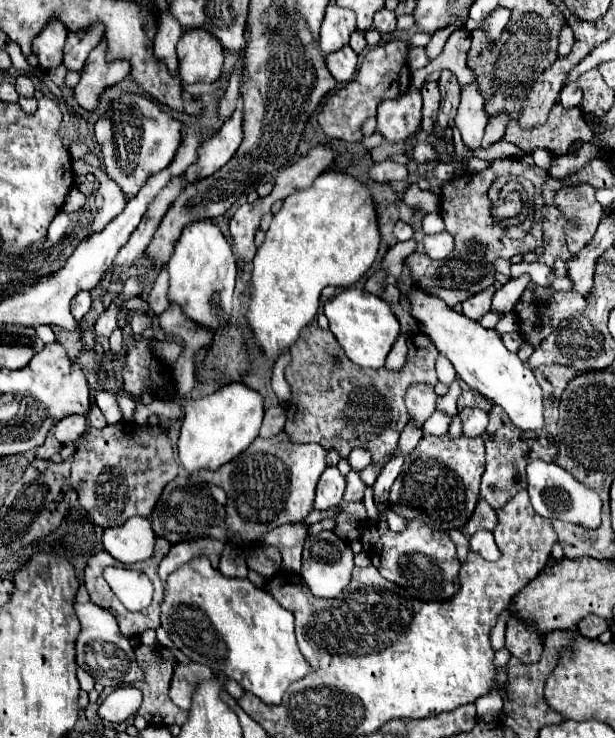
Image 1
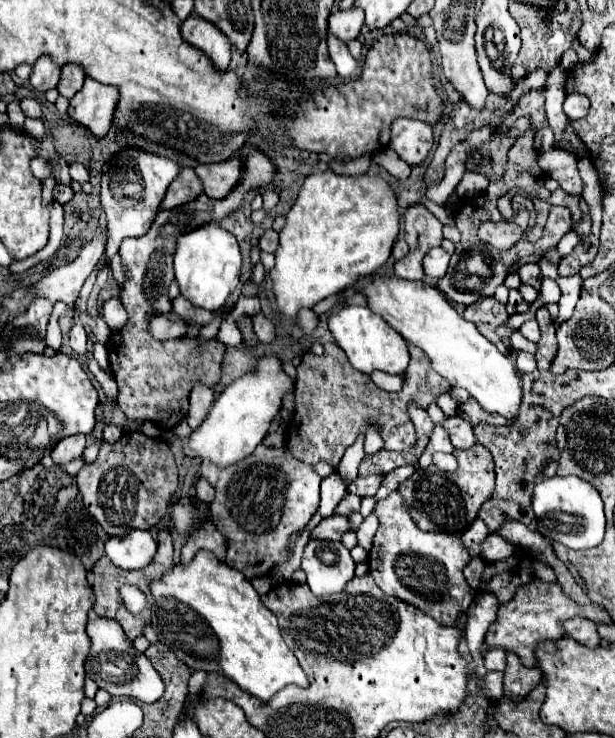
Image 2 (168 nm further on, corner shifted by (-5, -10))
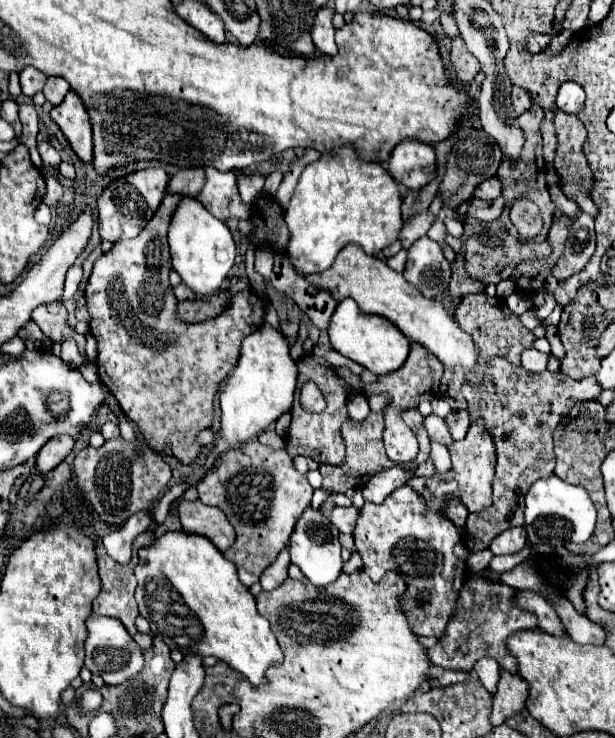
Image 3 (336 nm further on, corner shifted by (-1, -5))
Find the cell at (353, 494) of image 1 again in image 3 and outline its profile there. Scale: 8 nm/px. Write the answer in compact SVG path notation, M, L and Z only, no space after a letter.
M331 494L331 496L325 500L325 504L321 506L321 512L327 514L333 506L351 506L351 502L349 502L349 498L343 496L343 494Z

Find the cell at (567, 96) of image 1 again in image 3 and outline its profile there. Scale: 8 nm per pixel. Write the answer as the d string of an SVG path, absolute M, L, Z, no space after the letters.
M565 82L557 94L557 106L567 114L577 114L585 104L585 92L577 82Z

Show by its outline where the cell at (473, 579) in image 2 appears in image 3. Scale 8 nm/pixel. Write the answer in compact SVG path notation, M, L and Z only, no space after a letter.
M471 572L461 594L459 594L457 608L455 608L455 618L461 620L459 624L463 626L463 630L459 632L459 638L457 638L451 634L451 628L447 628L447 632L439 640L441 648L429 650L431 662L435 666L447 668L447 670L449 668L451 670L471 670L479 658L491 656L499 662L501 668L515 674L517 672L517 660L513 660L513 654L509 654L509 650L507 650L507 638L519 630L537 628L537 616L529 614L525 610L519 610L519 606L513 602L517 592L519 592L517 588L487 582L481 576Z

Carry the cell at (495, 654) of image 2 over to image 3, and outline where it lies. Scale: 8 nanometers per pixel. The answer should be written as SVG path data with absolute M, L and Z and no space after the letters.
M481 658L481 660L473 666L473 670L477 672L481 684L483 684L491 694L495 694L495 688L497 688L497 682L499 682L499 664L497 664L497 660L493 660L493 658Z

